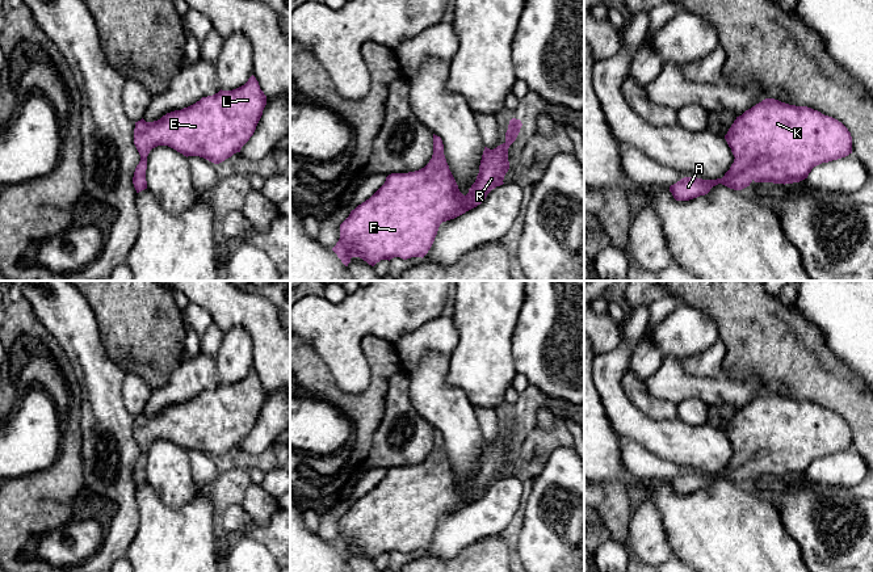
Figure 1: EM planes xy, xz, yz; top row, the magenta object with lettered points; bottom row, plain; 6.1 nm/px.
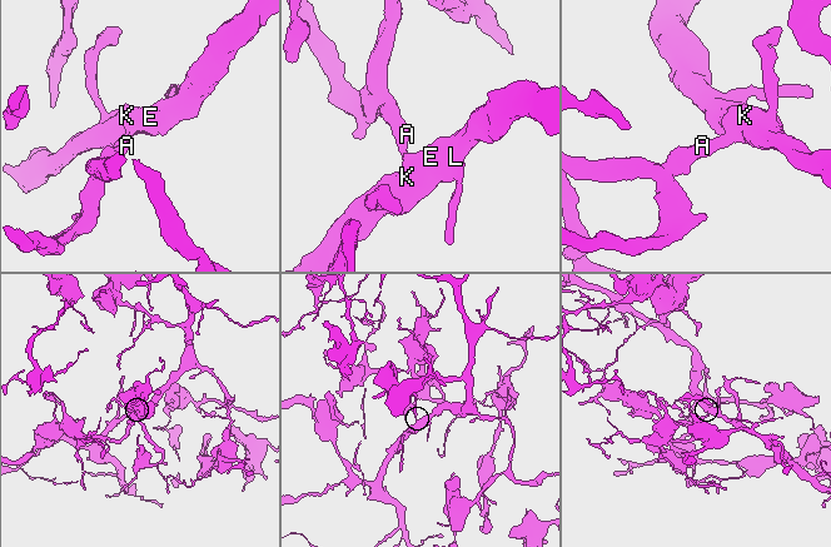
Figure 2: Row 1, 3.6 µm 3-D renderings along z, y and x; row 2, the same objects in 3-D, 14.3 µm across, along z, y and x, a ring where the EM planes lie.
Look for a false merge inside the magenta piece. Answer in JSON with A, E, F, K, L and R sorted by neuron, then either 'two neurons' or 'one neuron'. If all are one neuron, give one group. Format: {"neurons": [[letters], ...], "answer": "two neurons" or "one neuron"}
{"neurons": [["A", "E", "F", "K", "L", "R"]], "answer": "one neuron"}

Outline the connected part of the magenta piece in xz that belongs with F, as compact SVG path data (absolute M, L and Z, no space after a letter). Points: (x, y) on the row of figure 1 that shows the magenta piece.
M512 118L505 142L494 150L484 147L475 182L463 195L449 169L440 136L433 134L433 155L429 163L415 172L391 173L385 184L365 202L351 211L340 224L340 239L332 251L348 266L352 257L360 257L374 266L381 260L424 257L431 249L442 222L454 219L480 205L487 194L503 185L509 169L508 148L516 140L522 123Z

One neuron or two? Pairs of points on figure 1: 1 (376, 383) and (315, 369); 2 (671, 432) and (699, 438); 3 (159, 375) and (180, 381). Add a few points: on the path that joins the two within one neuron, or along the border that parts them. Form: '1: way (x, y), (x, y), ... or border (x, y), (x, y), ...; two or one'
1: way (361, 400), (340, 400), (326, 386); one
2: way (678, 438), (692, 438); one
3: border (183, 361), (168, 381), (152, 391); two

